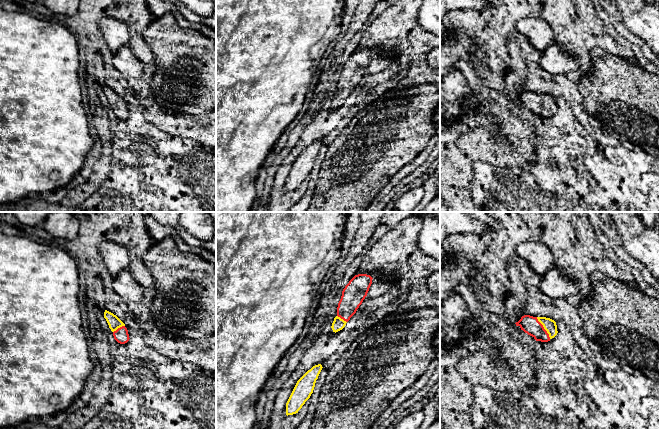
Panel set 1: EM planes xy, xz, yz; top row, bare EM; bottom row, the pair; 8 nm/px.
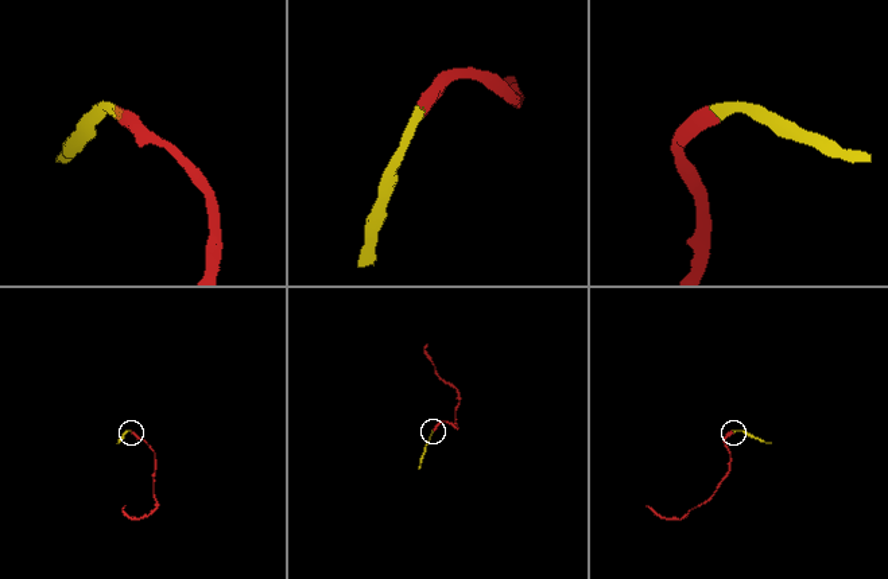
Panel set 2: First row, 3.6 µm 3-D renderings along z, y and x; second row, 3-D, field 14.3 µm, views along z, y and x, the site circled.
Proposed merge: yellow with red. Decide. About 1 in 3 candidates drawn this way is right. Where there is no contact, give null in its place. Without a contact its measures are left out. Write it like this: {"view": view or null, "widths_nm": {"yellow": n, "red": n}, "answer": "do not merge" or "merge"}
{"view": "yz", "widths_nm": {"yellow": 100, "red": 140}, "answer": "merge"}

